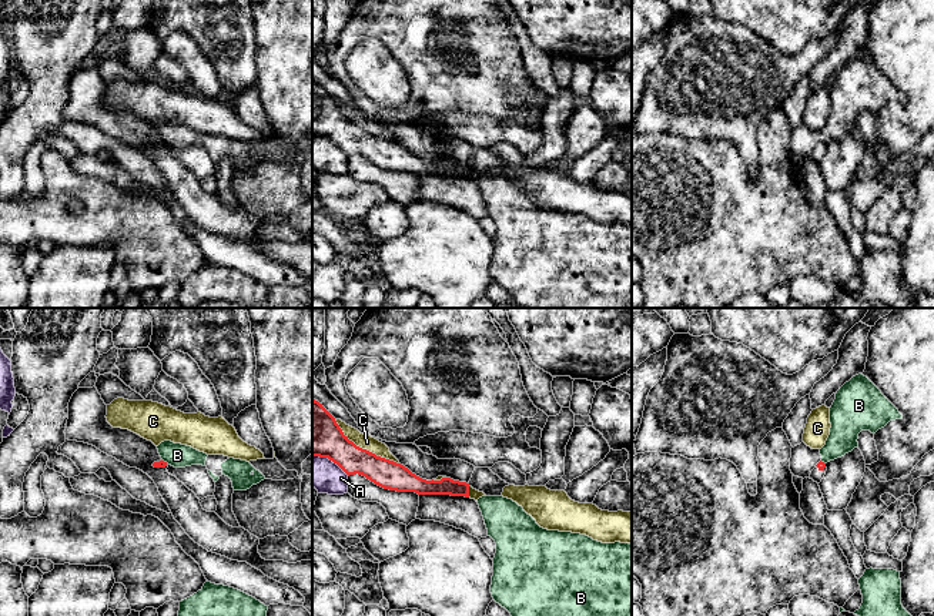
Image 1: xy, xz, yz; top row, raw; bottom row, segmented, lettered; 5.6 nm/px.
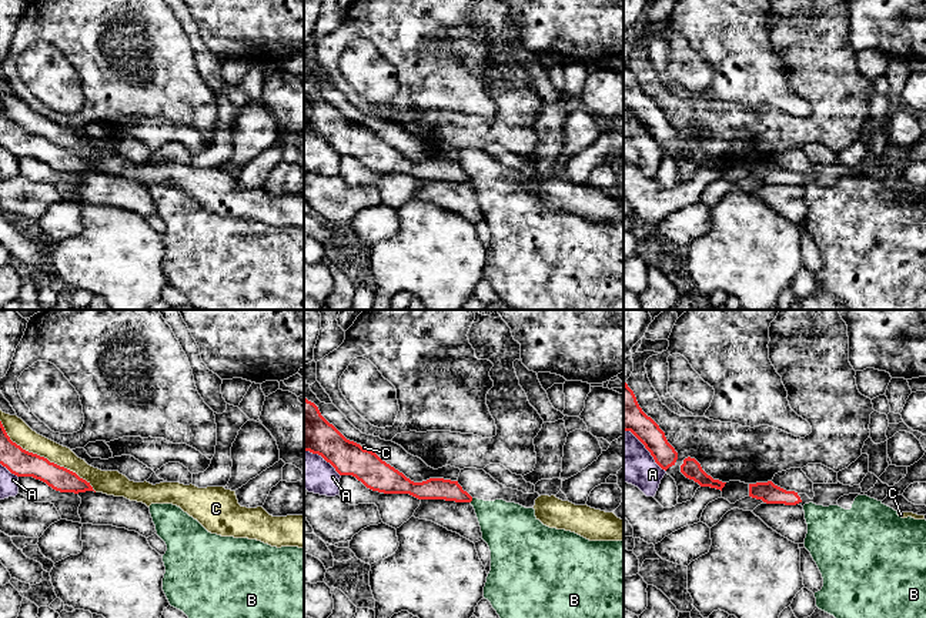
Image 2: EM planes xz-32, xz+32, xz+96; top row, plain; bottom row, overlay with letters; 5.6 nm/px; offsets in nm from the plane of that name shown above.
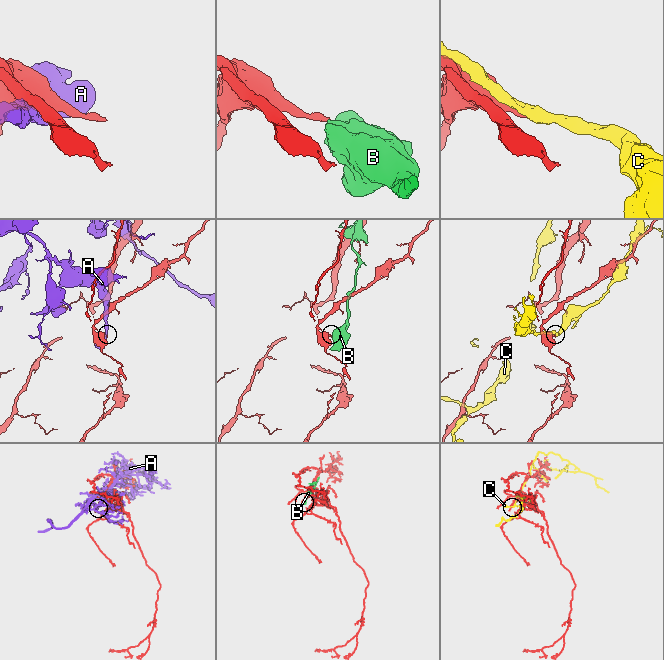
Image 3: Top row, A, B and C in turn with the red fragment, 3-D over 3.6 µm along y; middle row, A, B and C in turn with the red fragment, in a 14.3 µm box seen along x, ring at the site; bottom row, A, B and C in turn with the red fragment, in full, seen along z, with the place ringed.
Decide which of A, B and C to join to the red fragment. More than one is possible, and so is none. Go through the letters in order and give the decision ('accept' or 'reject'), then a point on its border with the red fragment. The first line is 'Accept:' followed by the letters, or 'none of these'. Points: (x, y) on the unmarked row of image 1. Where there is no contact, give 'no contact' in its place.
Accept: none of these
A: reject | xz (331, 140)
B: reject | xy (166, 143)
C: reject | xz (364, 130)

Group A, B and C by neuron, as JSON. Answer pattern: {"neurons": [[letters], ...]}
{"neurons": [["A"], ["B"], ["C"]]}

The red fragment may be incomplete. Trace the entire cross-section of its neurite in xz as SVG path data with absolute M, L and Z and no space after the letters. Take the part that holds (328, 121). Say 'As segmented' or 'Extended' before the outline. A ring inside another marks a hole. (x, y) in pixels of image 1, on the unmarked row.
As segmented. M312 80L312 137L328 138L348 157L362 155L384 170L469 178L466 163L451 158L426 161L401 144L356 127L344 116L335 98L315 80Z

